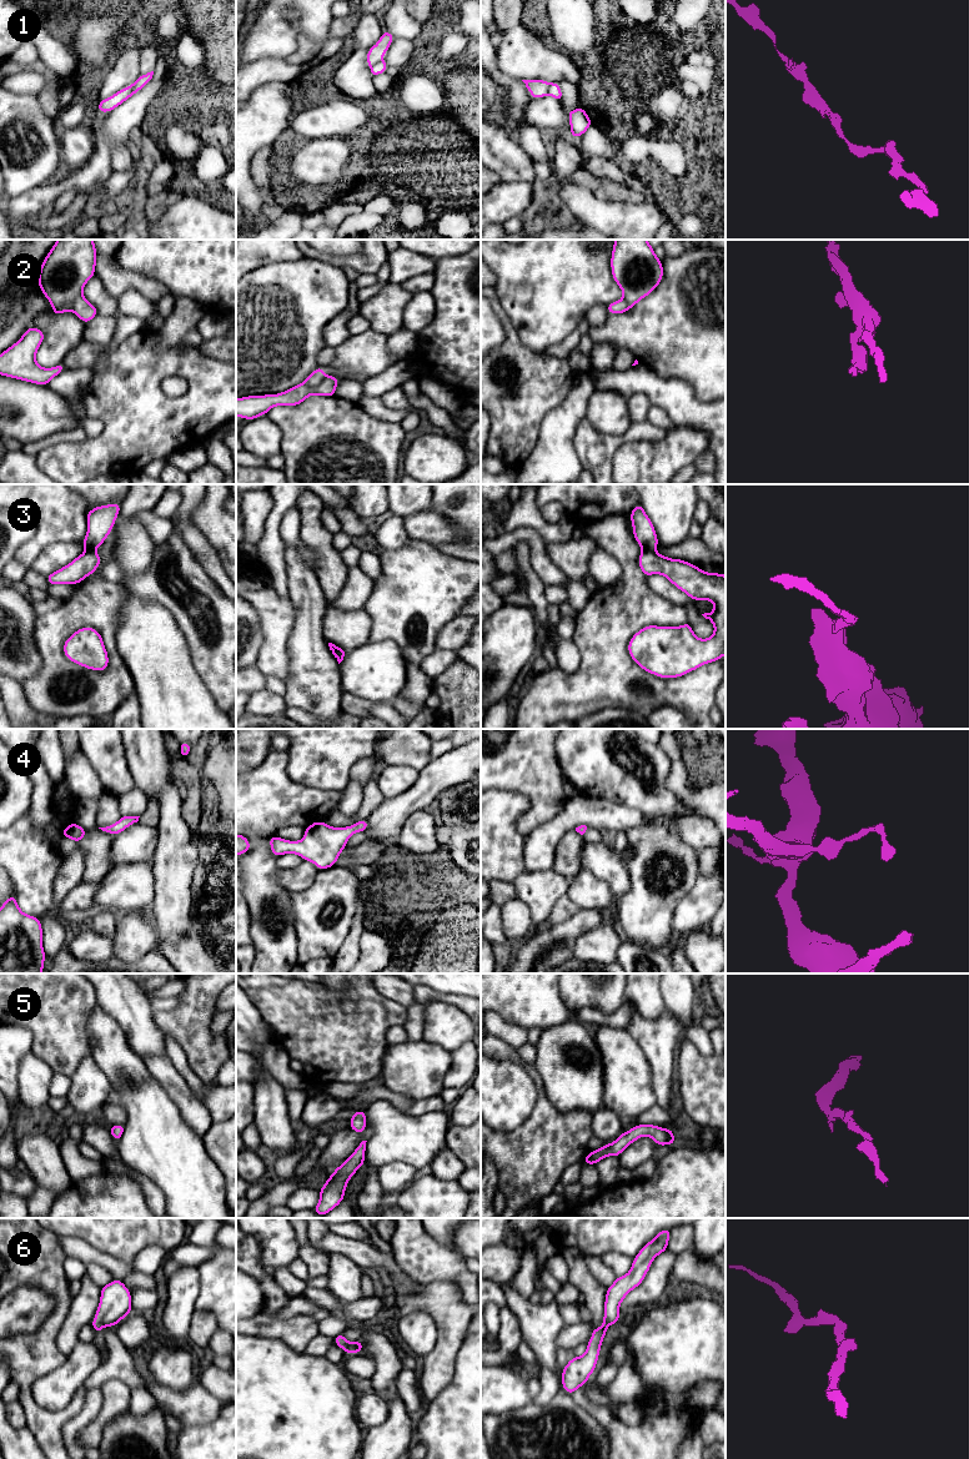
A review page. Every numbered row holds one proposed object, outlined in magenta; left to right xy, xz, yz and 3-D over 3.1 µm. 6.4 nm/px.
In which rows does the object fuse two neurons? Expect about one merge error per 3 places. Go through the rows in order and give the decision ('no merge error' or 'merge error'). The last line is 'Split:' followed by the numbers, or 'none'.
1: merge error
2: merge error
3: merge error
4: no merge error
5: no merge error
6: no merge error
Split: 1, 2, 3

